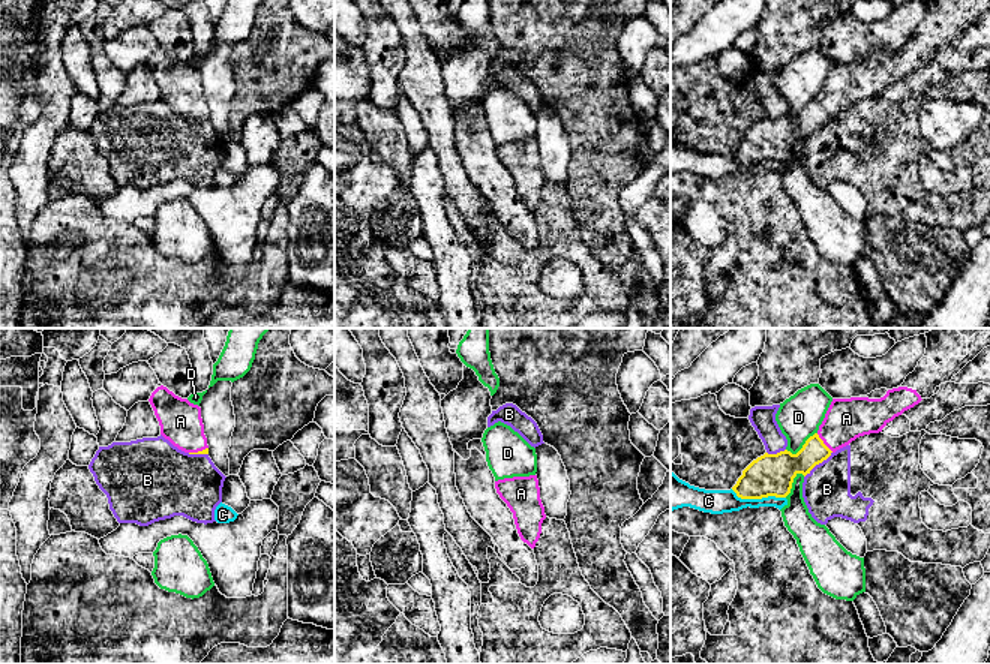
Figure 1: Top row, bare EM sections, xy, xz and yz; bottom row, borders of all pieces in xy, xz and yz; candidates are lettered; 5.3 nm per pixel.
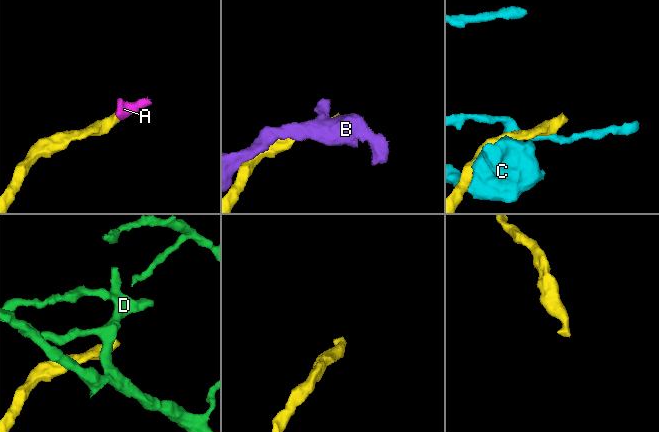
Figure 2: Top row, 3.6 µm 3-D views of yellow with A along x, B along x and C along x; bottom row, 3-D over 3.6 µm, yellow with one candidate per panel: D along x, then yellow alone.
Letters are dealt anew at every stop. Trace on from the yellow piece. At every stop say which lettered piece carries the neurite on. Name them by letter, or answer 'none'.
A

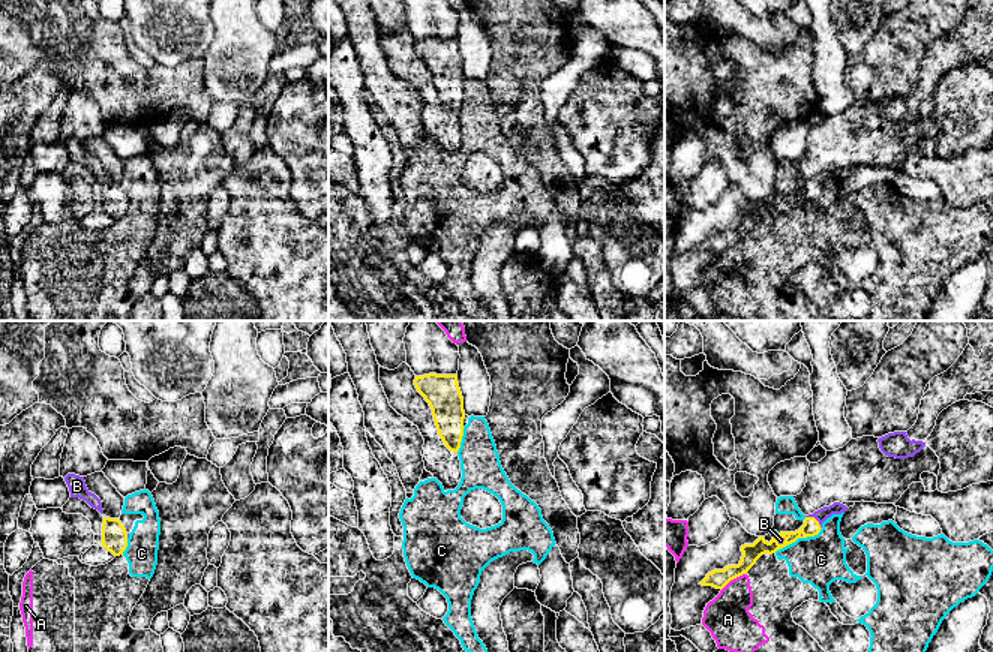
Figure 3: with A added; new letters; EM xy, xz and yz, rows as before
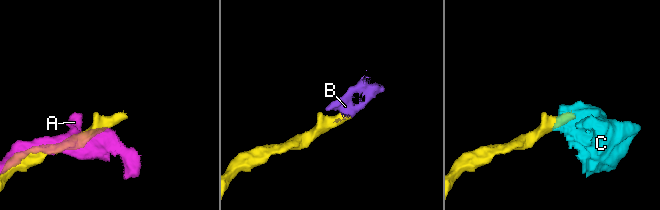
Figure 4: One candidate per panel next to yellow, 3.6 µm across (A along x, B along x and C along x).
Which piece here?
B

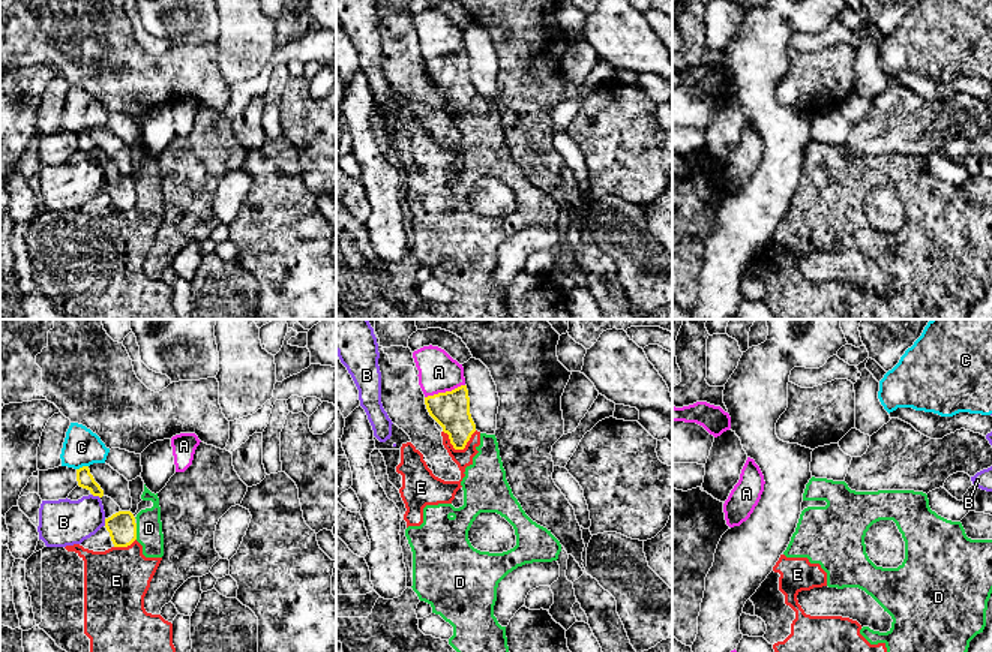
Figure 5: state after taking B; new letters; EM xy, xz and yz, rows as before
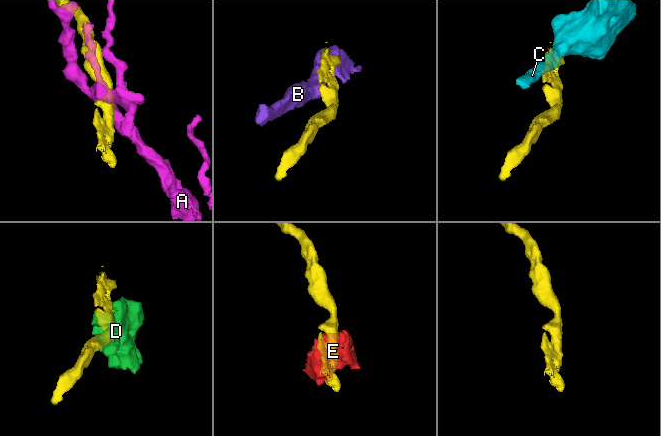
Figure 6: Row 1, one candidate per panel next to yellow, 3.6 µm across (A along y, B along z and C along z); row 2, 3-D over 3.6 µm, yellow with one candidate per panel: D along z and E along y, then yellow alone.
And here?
none

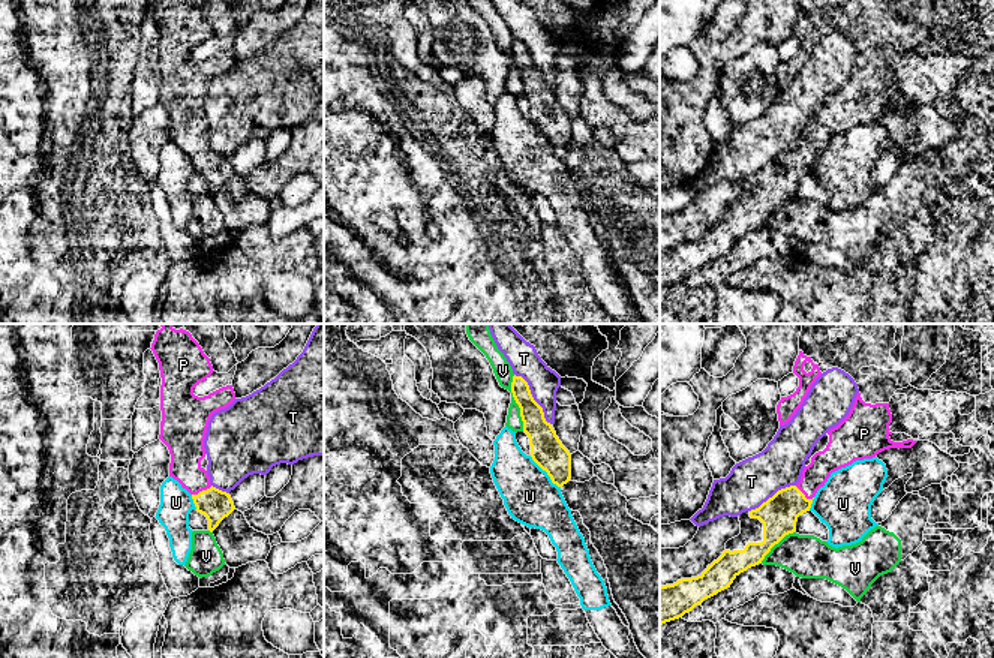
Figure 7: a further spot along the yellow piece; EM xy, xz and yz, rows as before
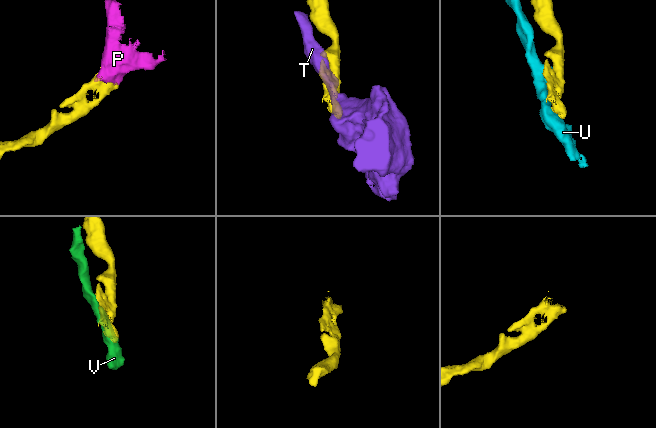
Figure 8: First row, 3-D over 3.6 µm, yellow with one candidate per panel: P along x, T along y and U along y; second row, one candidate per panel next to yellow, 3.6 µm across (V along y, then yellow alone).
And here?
P

